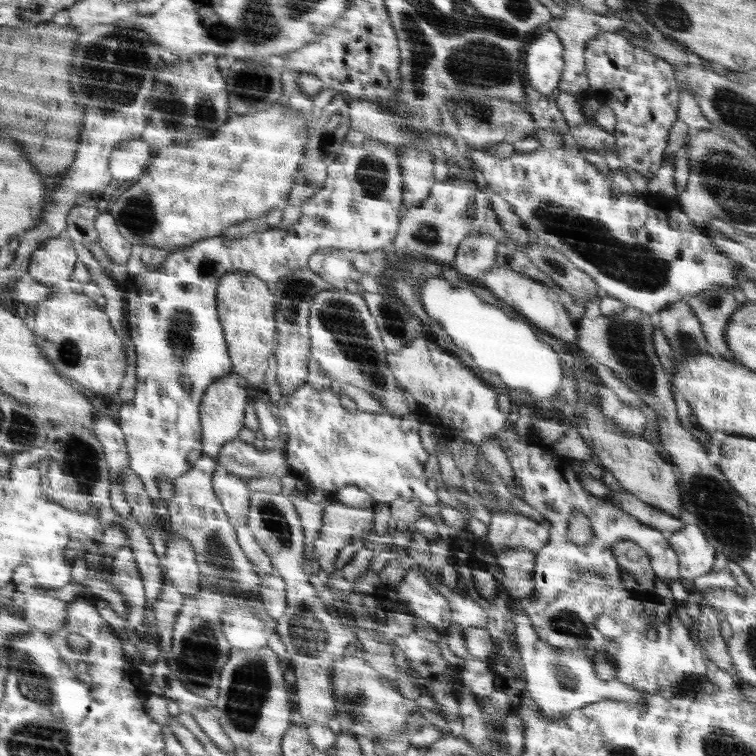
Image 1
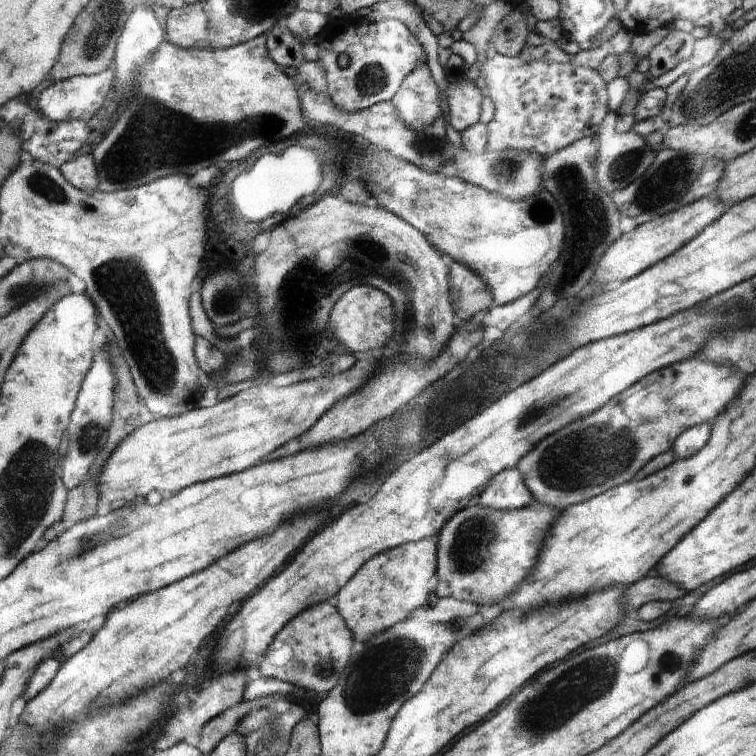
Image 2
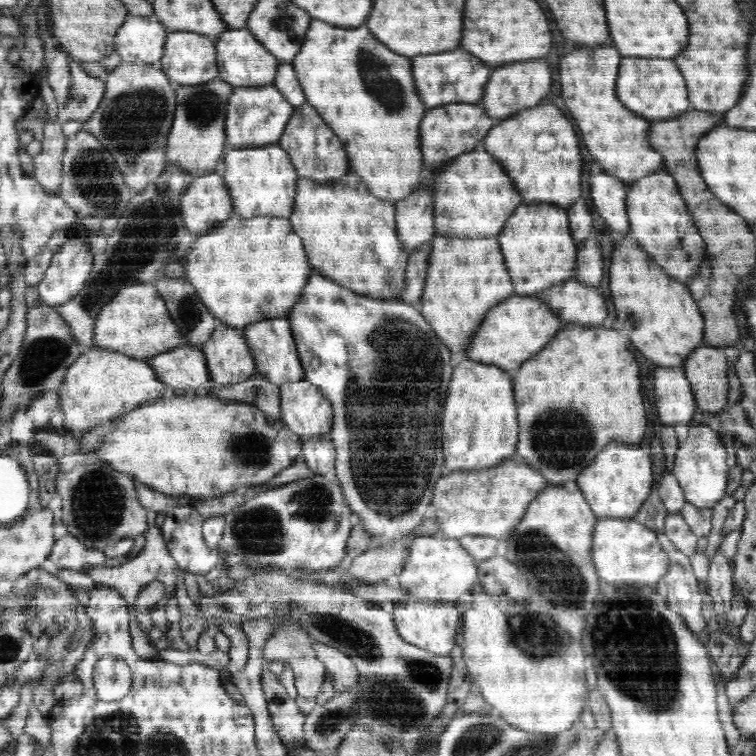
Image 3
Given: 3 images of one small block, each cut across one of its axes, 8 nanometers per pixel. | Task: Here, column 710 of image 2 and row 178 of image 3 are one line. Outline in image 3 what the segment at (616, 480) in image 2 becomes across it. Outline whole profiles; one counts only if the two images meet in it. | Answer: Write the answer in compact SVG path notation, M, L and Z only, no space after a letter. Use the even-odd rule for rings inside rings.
M313 19L292 65L304 91L306 103L313 106L318 114L322 114L324 122L341 140L349 158L350 172L362 178L368 191L382 201L395 204L408 198L426 174L419 130L427 108L413 80L411 57L394 54L384 44L376 42L365 24L354 28L338 27Z

